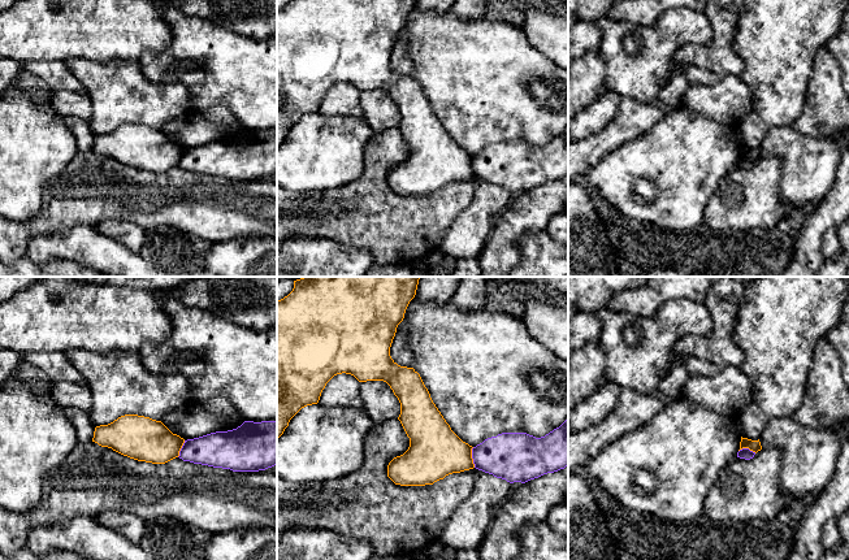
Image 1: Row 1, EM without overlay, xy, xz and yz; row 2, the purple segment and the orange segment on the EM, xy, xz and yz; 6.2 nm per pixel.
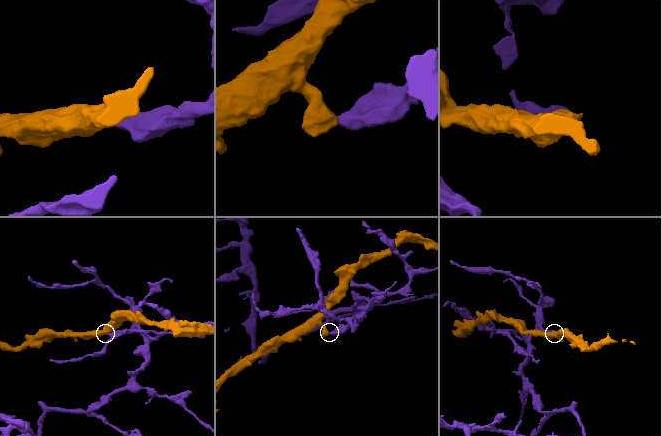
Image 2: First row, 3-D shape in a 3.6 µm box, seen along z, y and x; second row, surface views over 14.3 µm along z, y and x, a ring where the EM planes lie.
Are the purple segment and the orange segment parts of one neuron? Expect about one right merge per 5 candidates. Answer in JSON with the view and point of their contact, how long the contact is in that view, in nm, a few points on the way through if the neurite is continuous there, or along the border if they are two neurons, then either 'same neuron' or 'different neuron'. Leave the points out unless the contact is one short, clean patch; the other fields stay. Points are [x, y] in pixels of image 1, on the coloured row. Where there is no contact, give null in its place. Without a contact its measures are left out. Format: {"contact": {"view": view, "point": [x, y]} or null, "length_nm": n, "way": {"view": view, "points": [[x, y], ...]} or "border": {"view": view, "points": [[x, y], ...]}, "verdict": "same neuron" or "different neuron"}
{"contact": {"view": "xz", "point": [472, 458]}, "length_nm": 130, "border": {"view": "xz", "points": [[472, 447], [472, 463], [475, 467]]}, "verdict": "different neuron"}

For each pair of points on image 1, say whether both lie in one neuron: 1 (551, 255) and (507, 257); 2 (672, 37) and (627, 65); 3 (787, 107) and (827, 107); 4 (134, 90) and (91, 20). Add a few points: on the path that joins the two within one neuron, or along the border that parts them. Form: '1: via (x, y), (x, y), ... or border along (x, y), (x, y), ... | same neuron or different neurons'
1: border along (540, 233), (524, 235), (516, 242), (516, 263) | different neurons
2: via (661, 42), (639, 61) | same neuron
3: border along (810, 77), (802, 113), (791, 125) | different neurons
4: border along (87, 59), (96, 61), (133, 61), (138, 66) | different neurons

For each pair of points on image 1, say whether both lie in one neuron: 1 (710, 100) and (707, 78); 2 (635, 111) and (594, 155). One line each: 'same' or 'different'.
1: different
2: same

